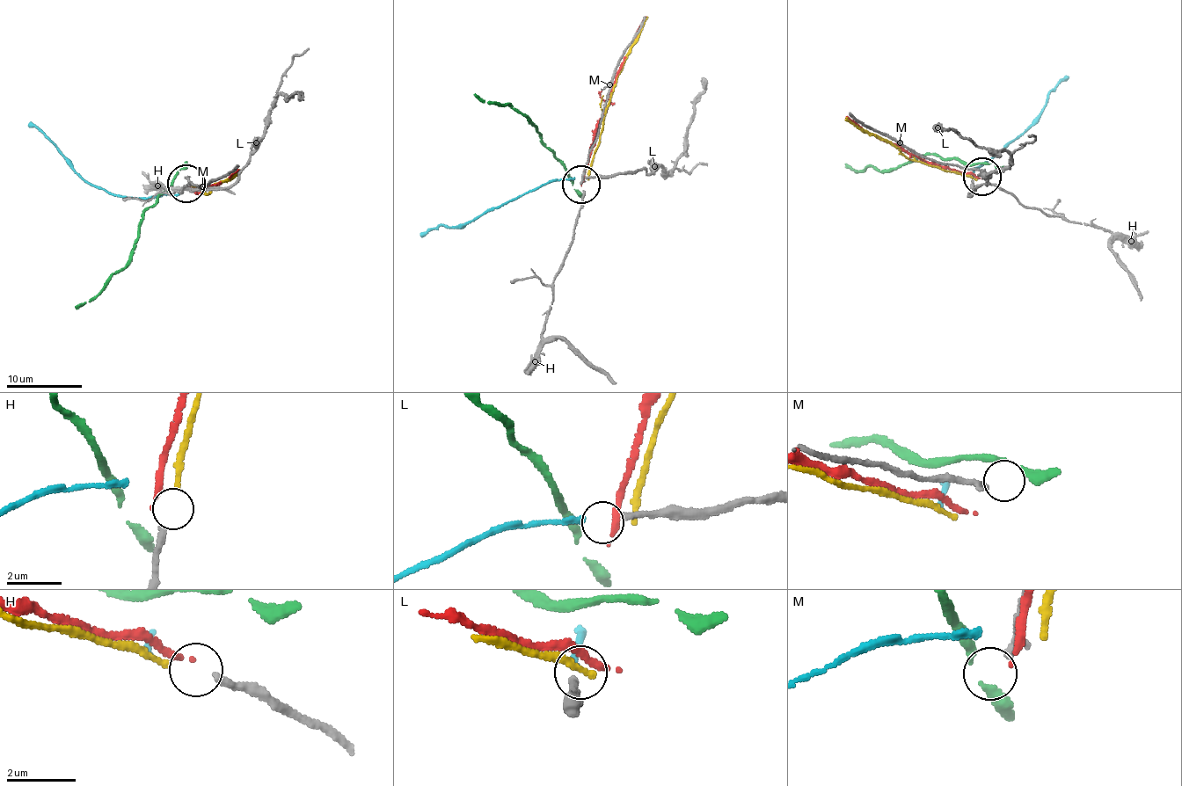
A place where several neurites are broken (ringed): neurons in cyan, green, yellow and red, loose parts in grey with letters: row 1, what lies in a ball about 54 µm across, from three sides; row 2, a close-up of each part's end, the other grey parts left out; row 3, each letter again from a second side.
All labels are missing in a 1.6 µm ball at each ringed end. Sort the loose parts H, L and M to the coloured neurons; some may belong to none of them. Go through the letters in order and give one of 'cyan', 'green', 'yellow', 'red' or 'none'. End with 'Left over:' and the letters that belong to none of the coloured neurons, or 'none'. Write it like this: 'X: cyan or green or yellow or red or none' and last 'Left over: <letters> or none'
H: yellow
L: cyan
M: none
Left over: M

